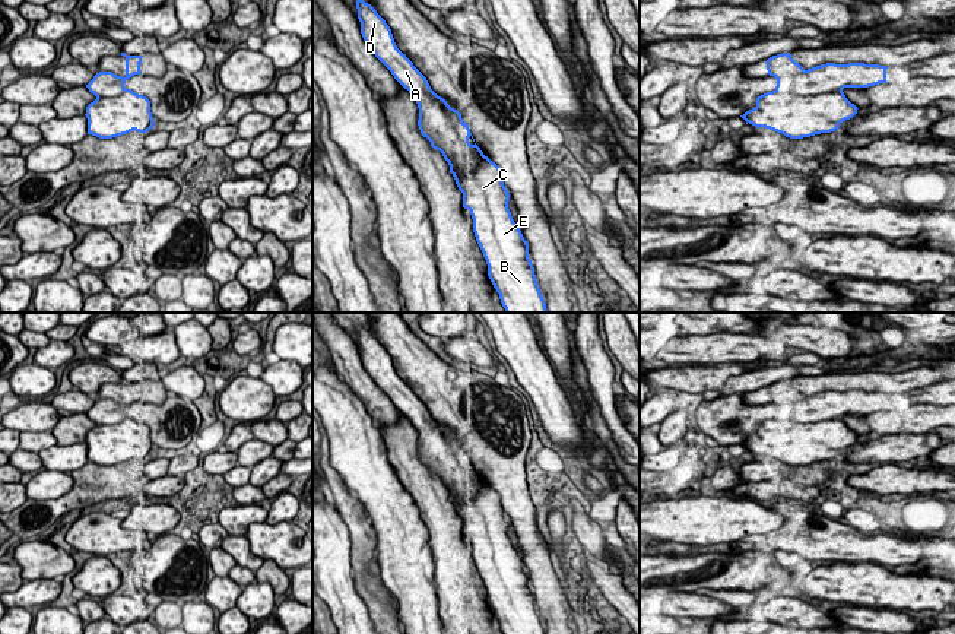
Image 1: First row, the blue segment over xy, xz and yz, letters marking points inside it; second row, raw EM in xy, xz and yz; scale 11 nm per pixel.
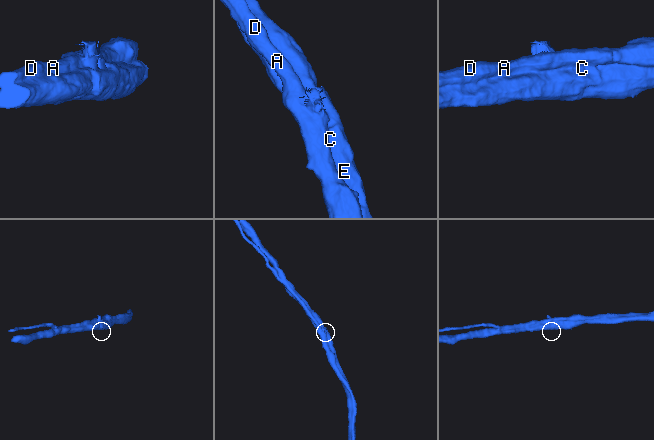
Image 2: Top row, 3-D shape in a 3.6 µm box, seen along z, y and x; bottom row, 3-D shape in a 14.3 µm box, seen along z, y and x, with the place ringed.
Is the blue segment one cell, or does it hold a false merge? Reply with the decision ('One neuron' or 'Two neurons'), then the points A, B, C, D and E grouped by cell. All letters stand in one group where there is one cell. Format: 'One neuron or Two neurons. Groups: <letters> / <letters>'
Two neurons. Groups: A D / B C E

